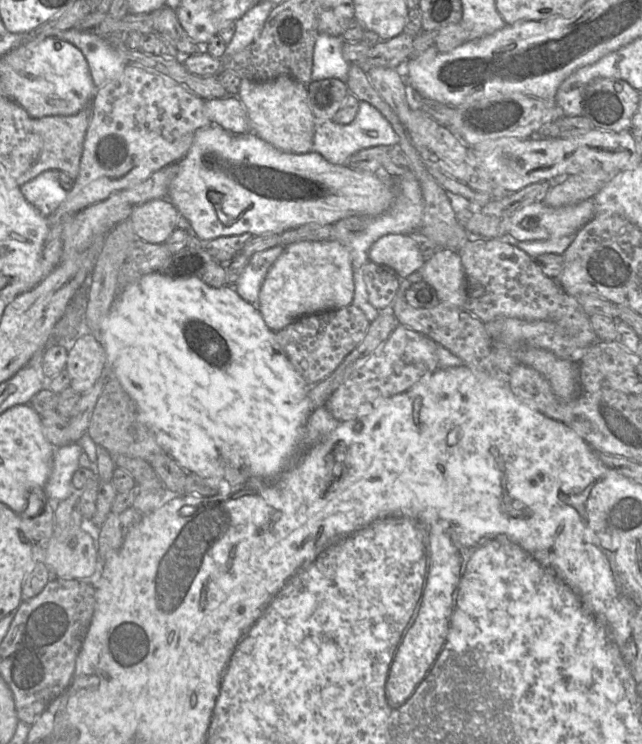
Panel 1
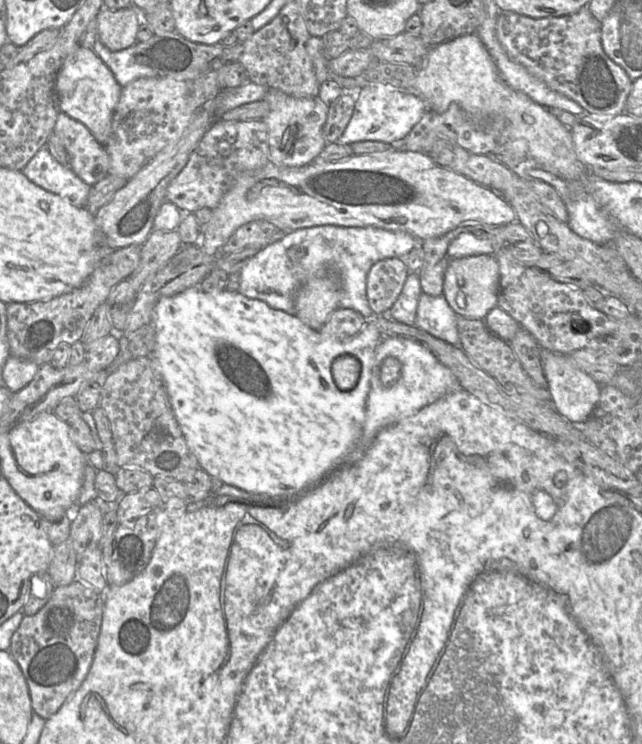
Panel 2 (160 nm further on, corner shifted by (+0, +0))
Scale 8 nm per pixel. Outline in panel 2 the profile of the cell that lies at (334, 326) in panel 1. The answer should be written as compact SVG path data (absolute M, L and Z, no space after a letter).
M338 308L318 330L326 338L341 340L357 335L364 327L366 319L349 308Z

